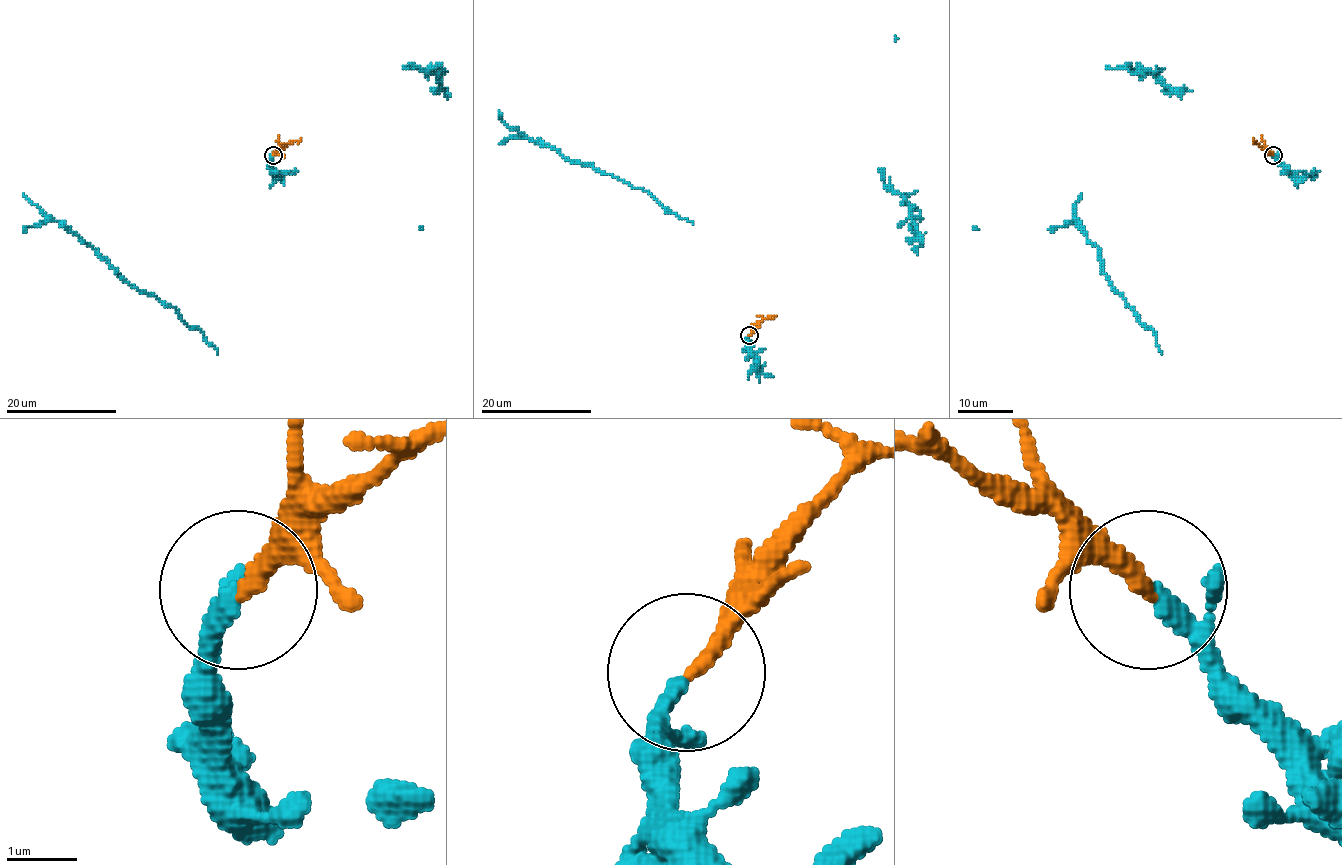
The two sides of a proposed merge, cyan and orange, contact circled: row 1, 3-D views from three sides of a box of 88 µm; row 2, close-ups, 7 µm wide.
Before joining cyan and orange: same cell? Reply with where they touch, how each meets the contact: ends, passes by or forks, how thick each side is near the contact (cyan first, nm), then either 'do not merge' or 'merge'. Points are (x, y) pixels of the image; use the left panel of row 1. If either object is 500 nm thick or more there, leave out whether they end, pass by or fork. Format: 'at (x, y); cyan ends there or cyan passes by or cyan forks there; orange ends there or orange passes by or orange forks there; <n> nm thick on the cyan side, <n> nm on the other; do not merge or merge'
at (273, 155); cyan passes by; orange ends there; 180 nm thick on the cyan side, 240 nm on the other; merge

